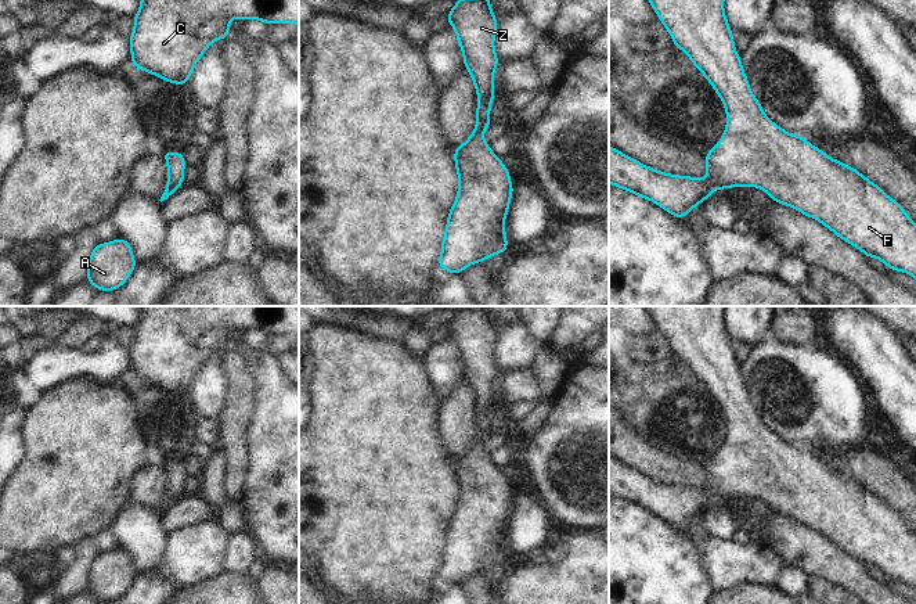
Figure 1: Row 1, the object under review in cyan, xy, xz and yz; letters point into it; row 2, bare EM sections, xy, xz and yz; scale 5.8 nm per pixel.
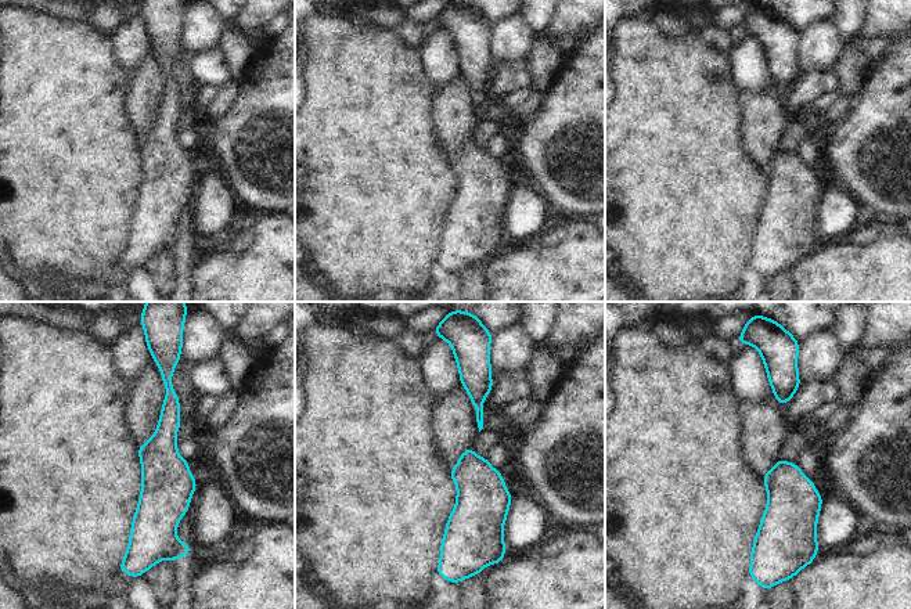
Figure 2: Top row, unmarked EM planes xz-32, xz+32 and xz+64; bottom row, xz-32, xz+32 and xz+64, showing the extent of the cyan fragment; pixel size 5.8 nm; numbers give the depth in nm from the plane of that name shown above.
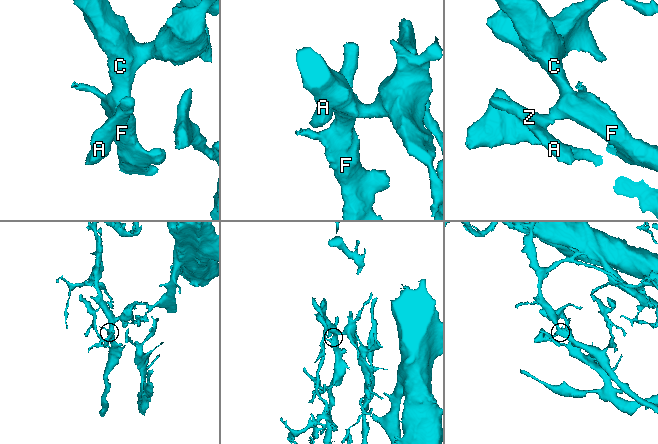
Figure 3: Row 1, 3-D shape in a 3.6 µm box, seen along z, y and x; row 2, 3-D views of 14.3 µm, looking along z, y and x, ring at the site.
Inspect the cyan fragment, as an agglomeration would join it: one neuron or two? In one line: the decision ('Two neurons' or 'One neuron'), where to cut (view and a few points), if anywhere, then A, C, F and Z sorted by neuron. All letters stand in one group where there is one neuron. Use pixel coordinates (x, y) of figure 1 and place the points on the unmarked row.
One neuron. No split. Groups: A C F Z

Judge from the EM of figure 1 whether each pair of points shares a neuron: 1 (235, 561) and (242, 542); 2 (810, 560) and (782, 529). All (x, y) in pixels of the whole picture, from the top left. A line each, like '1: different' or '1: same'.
1: same
2: same

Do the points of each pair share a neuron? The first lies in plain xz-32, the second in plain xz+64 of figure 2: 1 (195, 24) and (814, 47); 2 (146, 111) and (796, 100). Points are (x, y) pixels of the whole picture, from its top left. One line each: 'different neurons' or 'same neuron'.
1: same neuron
2: different neurons

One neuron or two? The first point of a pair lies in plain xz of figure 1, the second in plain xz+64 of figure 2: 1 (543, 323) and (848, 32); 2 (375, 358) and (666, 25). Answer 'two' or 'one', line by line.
1: one
2: two

